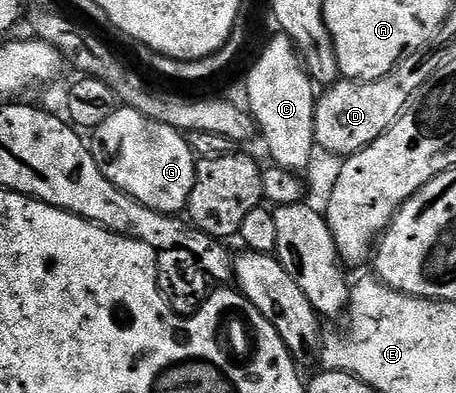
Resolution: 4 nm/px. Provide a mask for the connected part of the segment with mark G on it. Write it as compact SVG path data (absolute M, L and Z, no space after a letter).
M118 108L91 131L90 145L102 176L146 208L176 216L187 207L198 158L181 131L155 122L137 110Z

